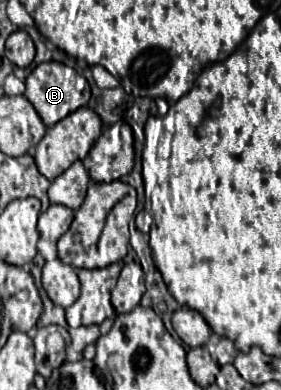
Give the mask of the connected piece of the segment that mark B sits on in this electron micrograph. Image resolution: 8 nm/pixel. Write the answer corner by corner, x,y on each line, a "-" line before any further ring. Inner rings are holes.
48,61
48,63
36,65
34,71
26,77
26,93
24,95
34,105
40,119
44,121
44,125
58,123
60,119
64,119
74,109
87,105
91,99
91,89
85,77
74,70
64,71
68,68
71,67
56,63
56,61

